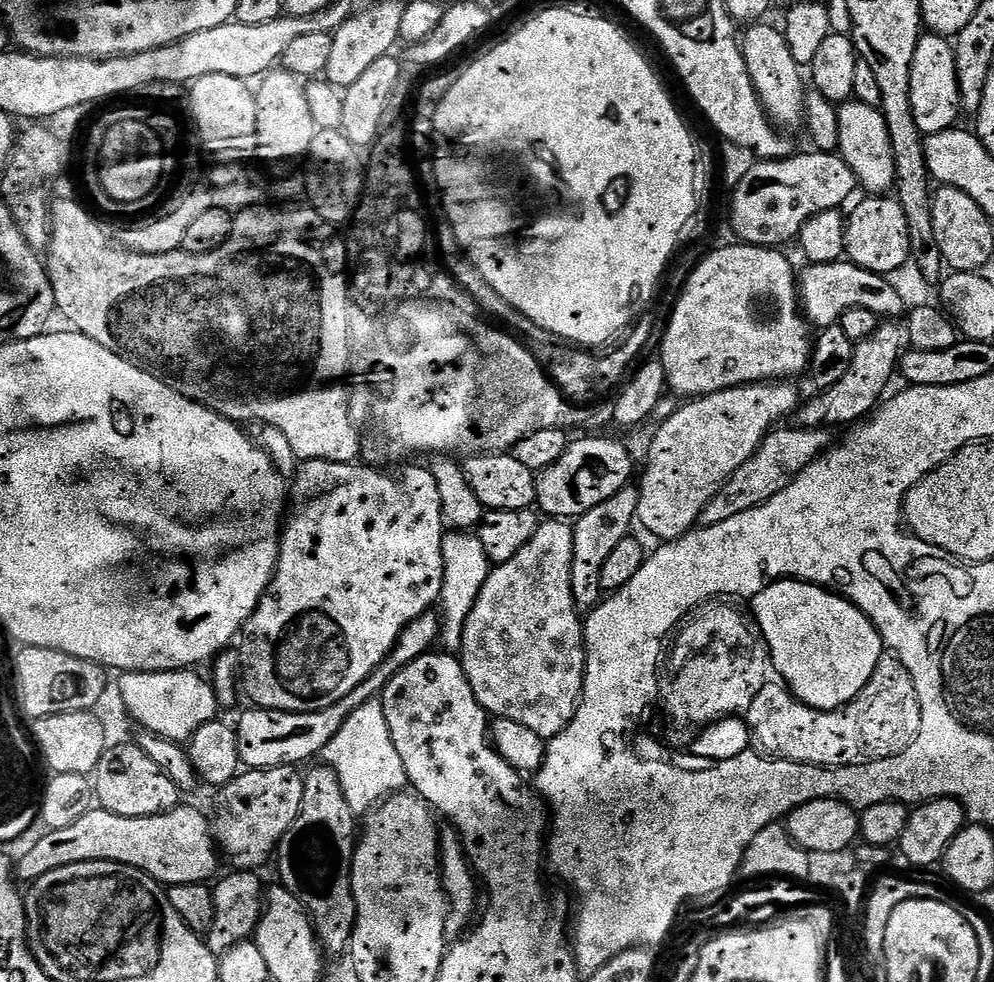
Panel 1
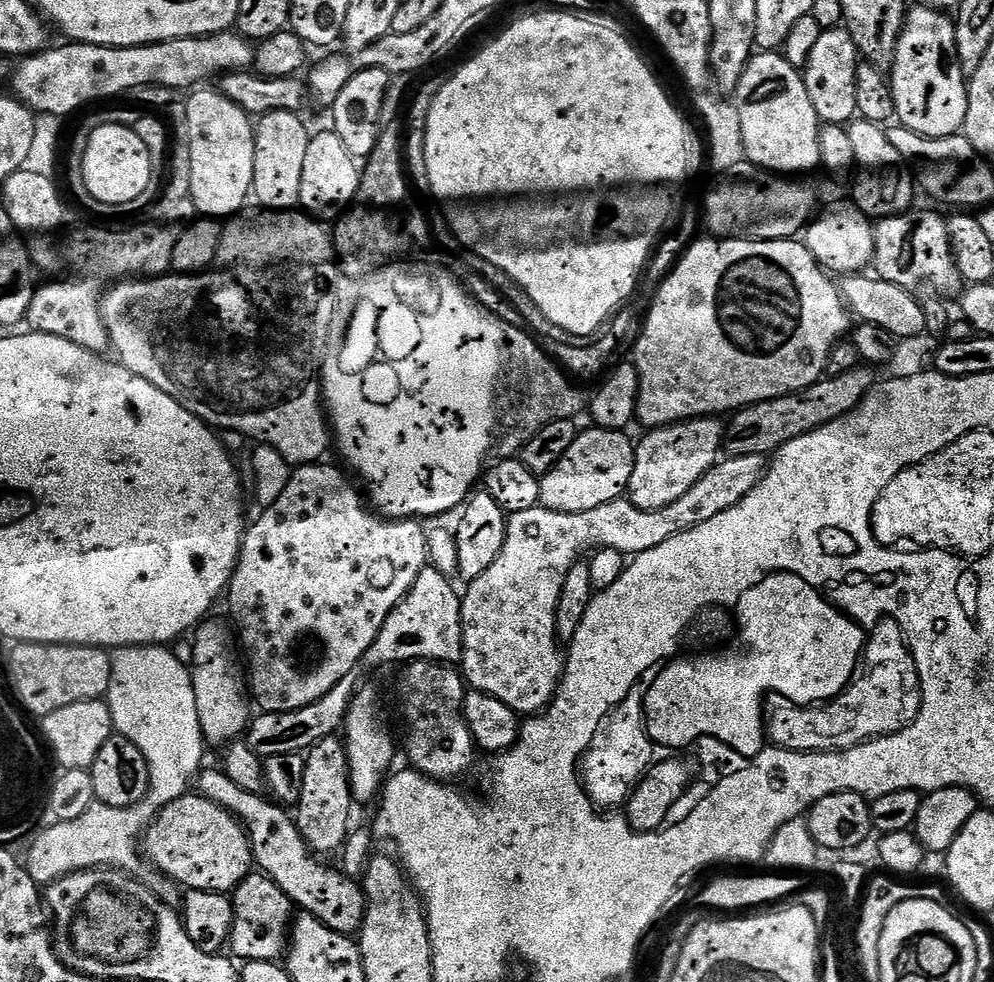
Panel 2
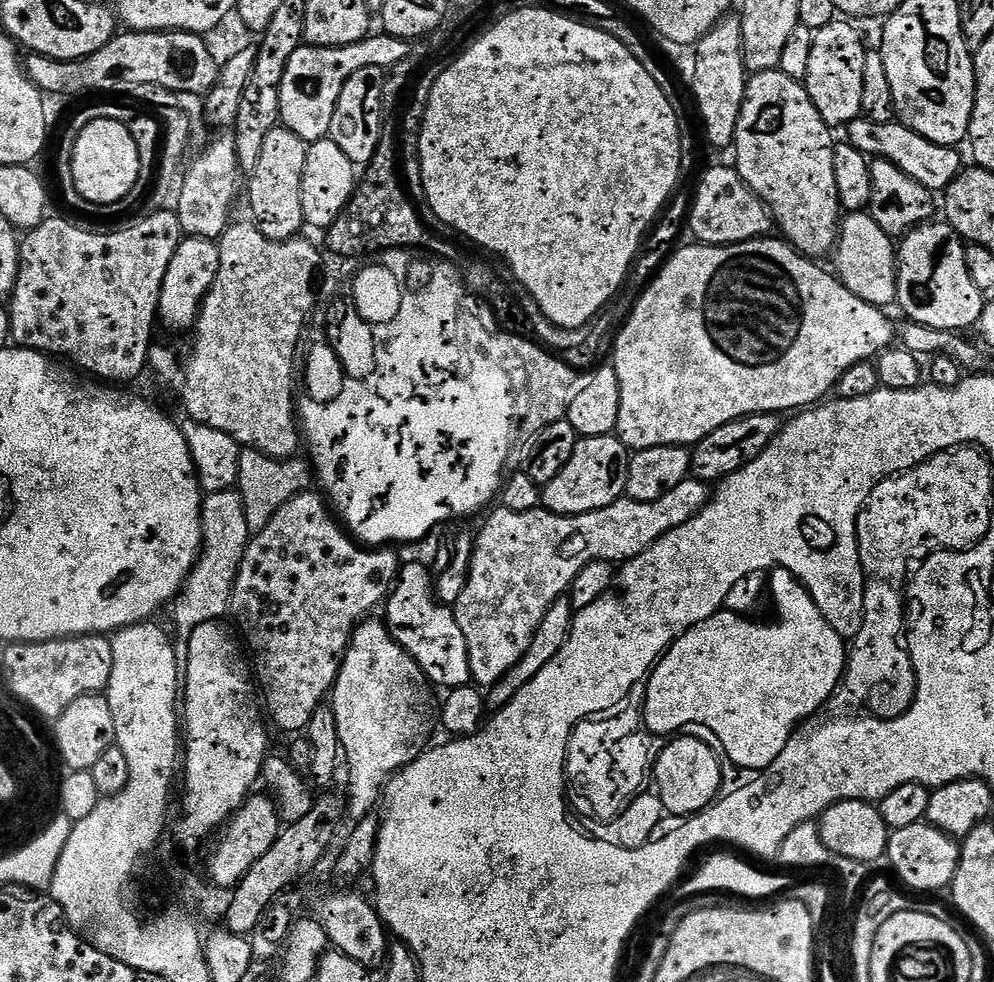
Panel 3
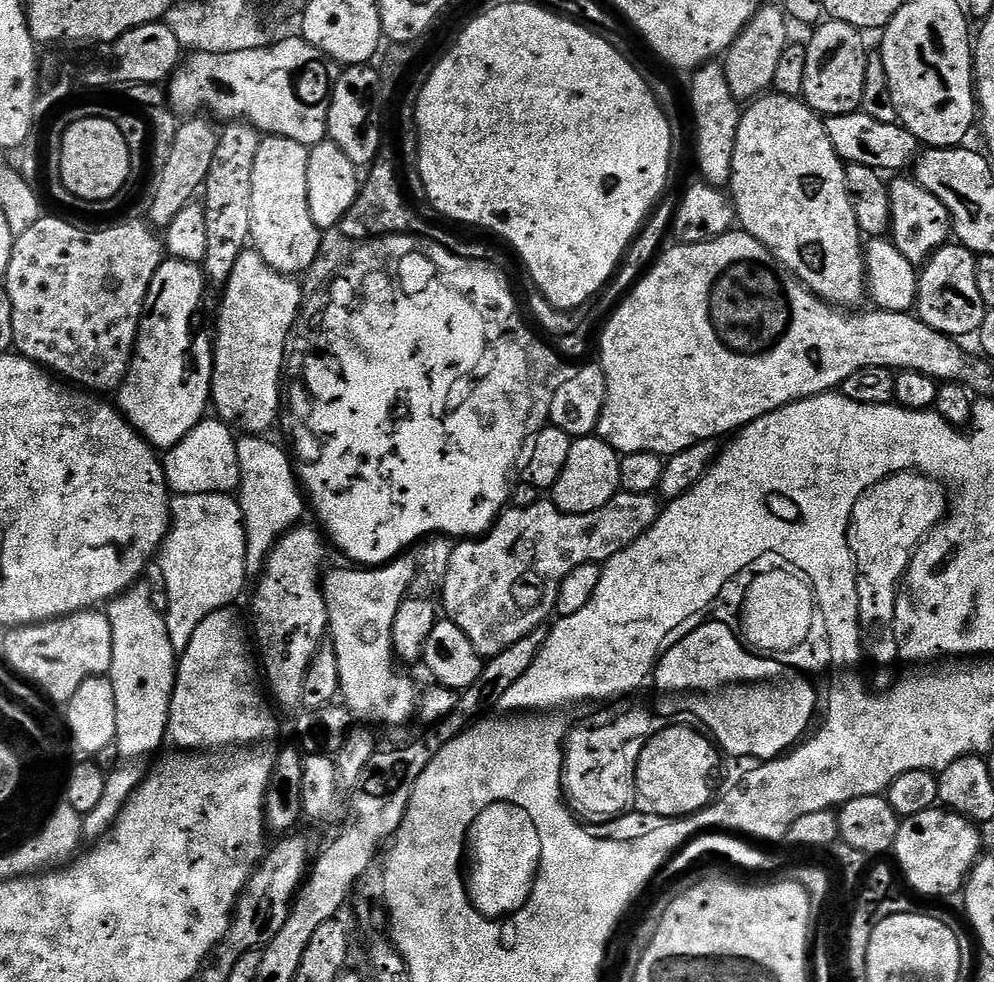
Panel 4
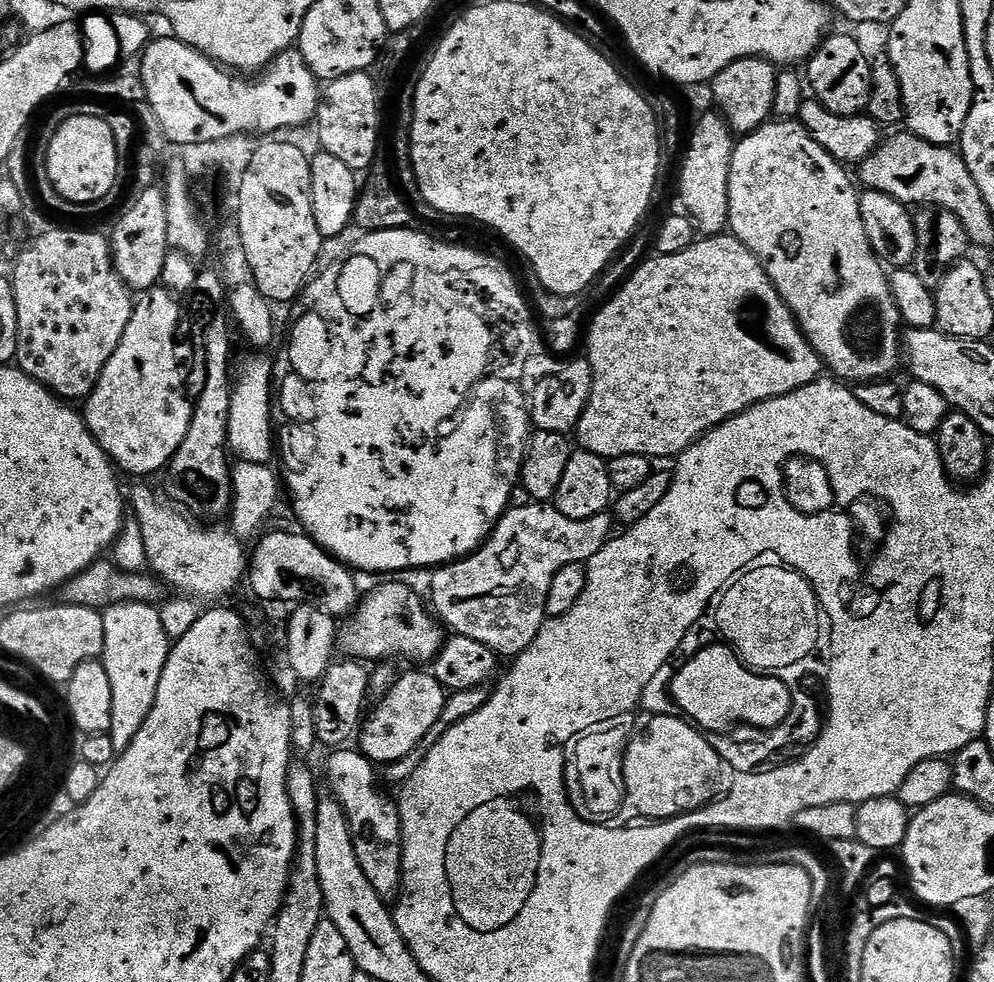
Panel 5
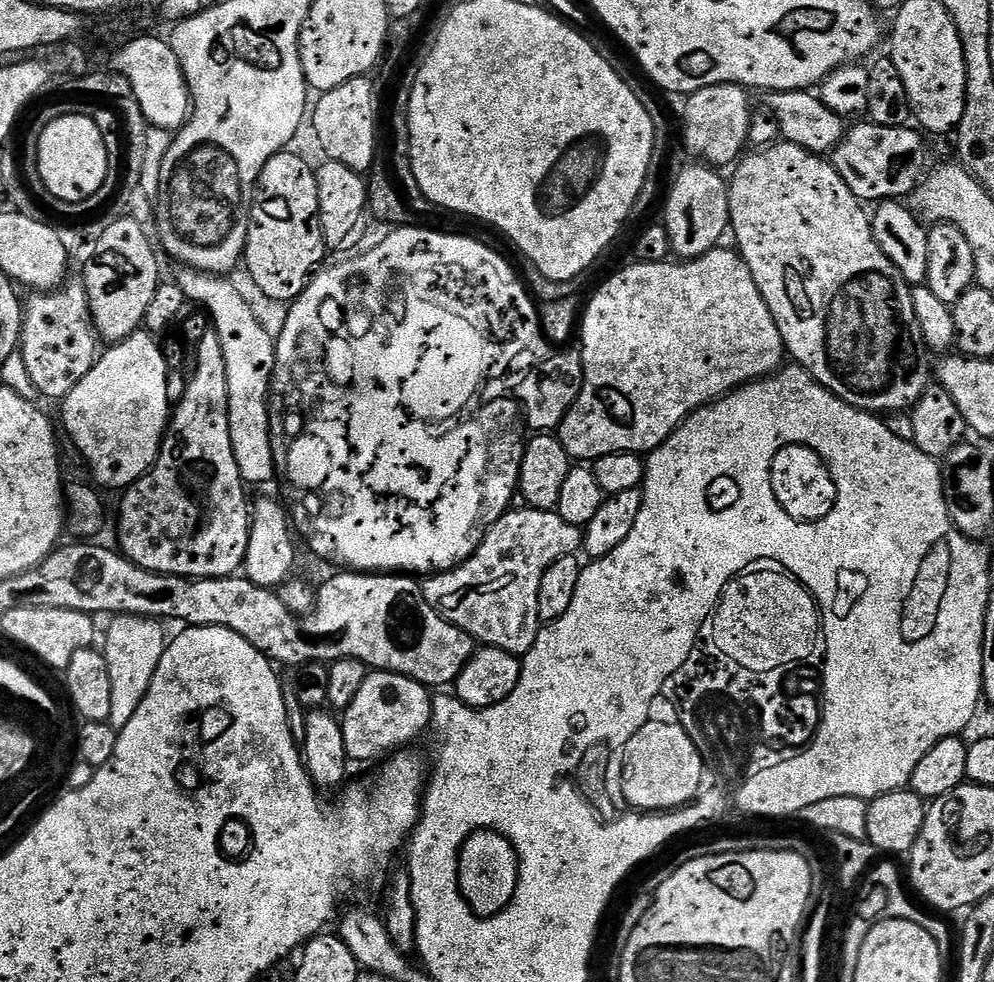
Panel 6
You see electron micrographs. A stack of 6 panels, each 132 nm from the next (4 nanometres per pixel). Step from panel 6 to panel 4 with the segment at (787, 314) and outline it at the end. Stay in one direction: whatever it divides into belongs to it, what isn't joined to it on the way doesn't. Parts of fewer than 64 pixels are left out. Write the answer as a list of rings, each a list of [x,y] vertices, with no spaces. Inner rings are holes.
[[[765,94],[749,103],[743,109],[738,126],[738,134],[734,142],[734,158],[732,159],[732,179],[730,181],[730,199],[732,207],[736,209],[736,219],[743,231],[749,232],[755,240],[762,242],[776,256],[776,260],[787,272],[797,276],[813,294],[823,298],[827,304],[834,304],[837,308],[856,310],[866,300],[866,277],[864,274],[864,250],[862,233],[858,226],[858,218],[854,218],[854,206],[850,202],[850,194],[846,190],[845,163],[834,150],[830,138],[824,129],[824,120],[813,112],[803,99],[795,96],[781,96],[779,94]]]

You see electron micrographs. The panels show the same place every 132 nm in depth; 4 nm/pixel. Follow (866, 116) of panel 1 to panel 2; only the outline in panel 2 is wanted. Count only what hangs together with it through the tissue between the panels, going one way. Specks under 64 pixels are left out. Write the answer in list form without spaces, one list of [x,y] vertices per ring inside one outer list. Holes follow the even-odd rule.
[[[859,118],[853,119],[847,129],[854,142],[856,155],[851,203],[856,204],[858,210],[862,210],[862,214],[866,214],[873,222],[900,216],[909,211],[915,205],[912,203],[916,200],[918,185],[912,169],[902,158],[902,154],[898,154],[898,149],[890,143],[887,131],[881,125]]]

